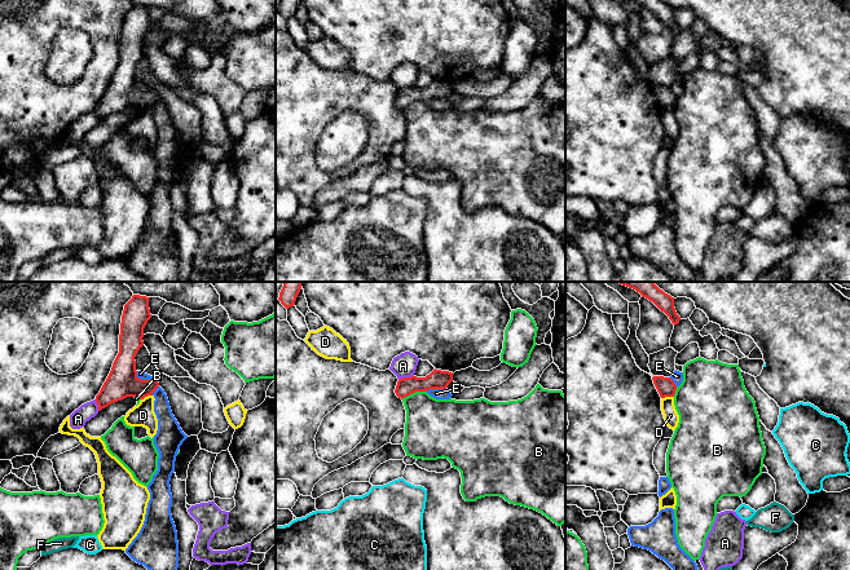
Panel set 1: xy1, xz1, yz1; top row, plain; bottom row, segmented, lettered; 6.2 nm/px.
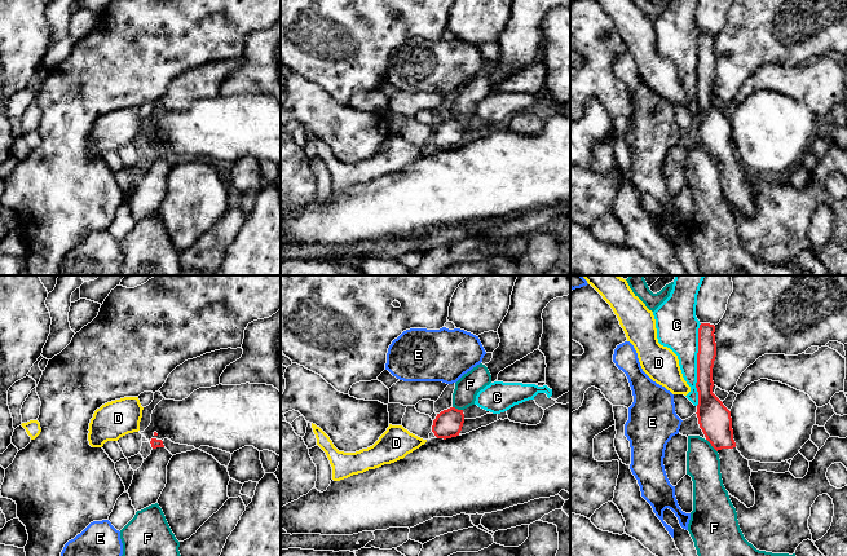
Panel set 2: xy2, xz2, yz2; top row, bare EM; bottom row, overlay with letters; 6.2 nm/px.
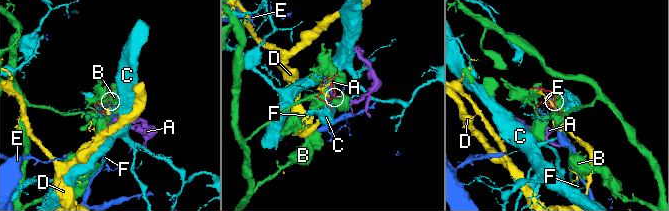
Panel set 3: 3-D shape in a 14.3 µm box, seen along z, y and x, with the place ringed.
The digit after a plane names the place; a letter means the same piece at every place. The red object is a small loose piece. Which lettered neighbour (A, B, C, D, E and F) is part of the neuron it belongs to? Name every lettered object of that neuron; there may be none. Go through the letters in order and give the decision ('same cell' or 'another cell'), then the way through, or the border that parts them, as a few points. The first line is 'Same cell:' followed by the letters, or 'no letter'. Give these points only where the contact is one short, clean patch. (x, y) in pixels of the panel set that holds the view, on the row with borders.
Same cell: no letter
A: another cell
B: another cell
C: another cell
D: another cell
E: another cell; border xz1 (445, 388), (430, 388), (426, 390)
F: another cell

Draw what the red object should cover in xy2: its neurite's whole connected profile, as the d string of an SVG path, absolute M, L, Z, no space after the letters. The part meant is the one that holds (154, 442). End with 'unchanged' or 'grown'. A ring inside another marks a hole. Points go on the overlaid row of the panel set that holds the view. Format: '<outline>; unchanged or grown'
M151 438L150 444L153 447L151 454L134 471L132 484L128 489L136 512L158 503L167 484L167 465L173 456L164 447L162 440Z; grown

